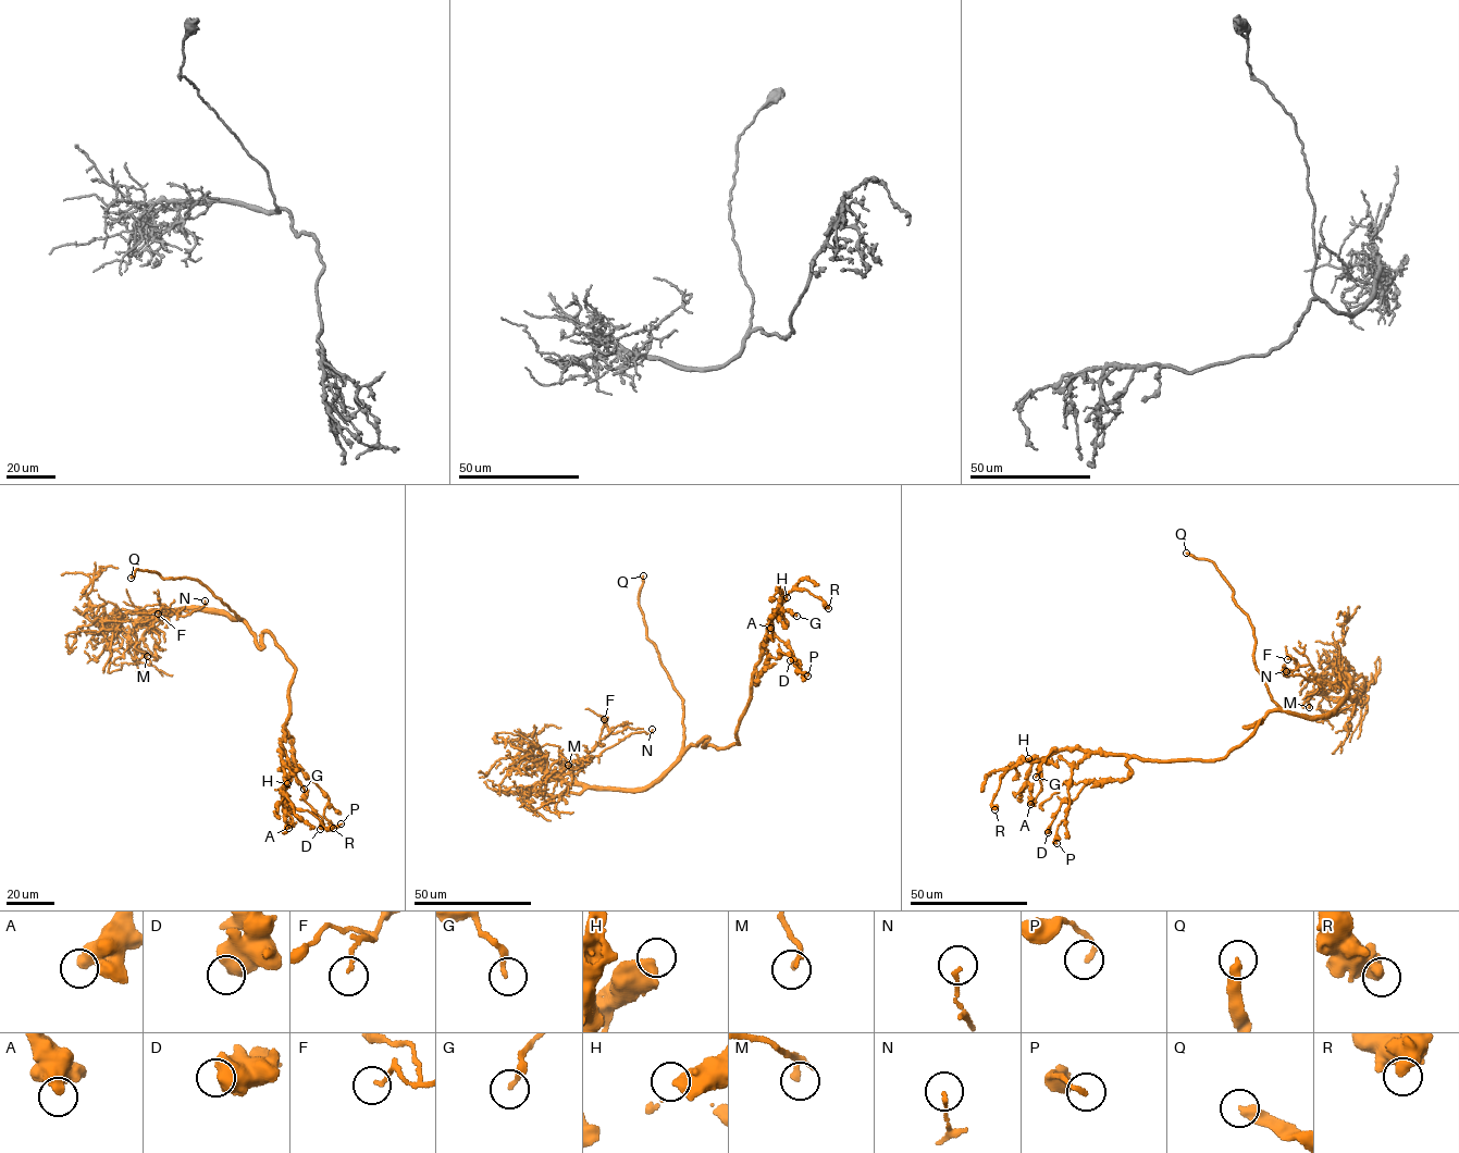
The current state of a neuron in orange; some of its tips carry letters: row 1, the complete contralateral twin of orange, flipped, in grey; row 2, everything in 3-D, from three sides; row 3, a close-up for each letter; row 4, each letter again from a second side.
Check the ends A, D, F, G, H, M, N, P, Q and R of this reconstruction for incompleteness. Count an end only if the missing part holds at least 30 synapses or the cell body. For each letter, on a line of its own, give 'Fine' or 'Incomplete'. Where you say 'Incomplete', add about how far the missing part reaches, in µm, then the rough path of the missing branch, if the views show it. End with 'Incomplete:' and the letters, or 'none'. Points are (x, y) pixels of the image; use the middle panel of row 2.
A: Fine
D: Fine
F: Fine
G: Fine
H: Fine
M: Fine
N: Fine
P: Fine
Q: Incomplete. Missing length about 100 µm. Course of what is missing: (643, 575), (647, 553), (658, 536), (680, 531), (721, 494)
R: Fine
Incomplete: Q

